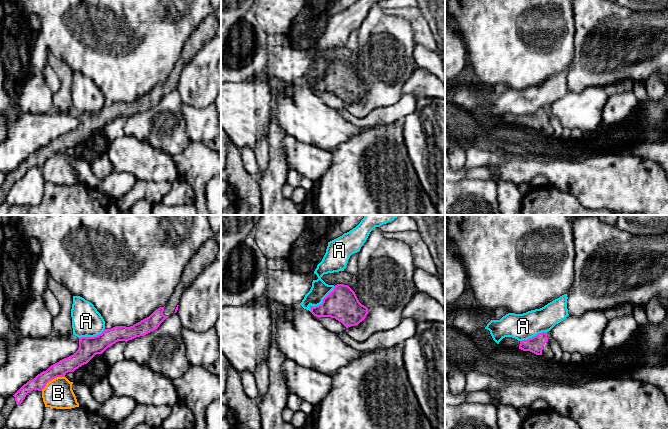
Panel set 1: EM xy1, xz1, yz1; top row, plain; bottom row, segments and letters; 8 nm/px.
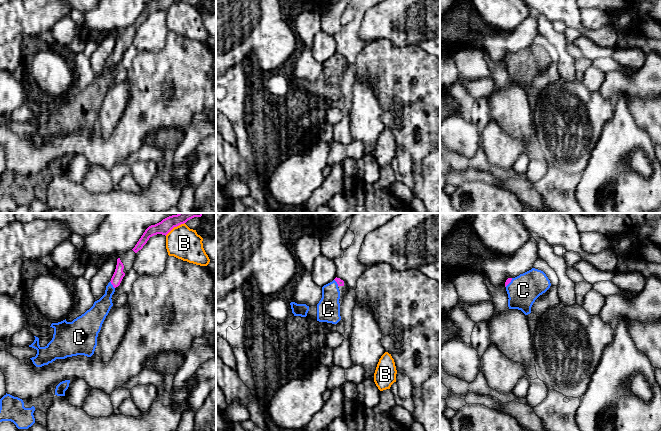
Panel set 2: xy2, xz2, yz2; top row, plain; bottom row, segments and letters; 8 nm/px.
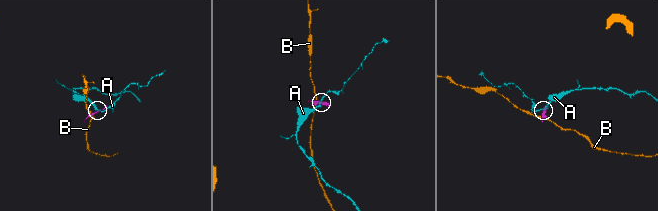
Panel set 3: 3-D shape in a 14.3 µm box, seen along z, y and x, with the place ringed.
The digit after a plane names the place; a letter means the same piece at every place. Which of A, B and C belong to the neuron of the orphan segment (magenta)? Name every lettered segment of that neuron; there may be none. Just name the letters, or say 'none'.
C

